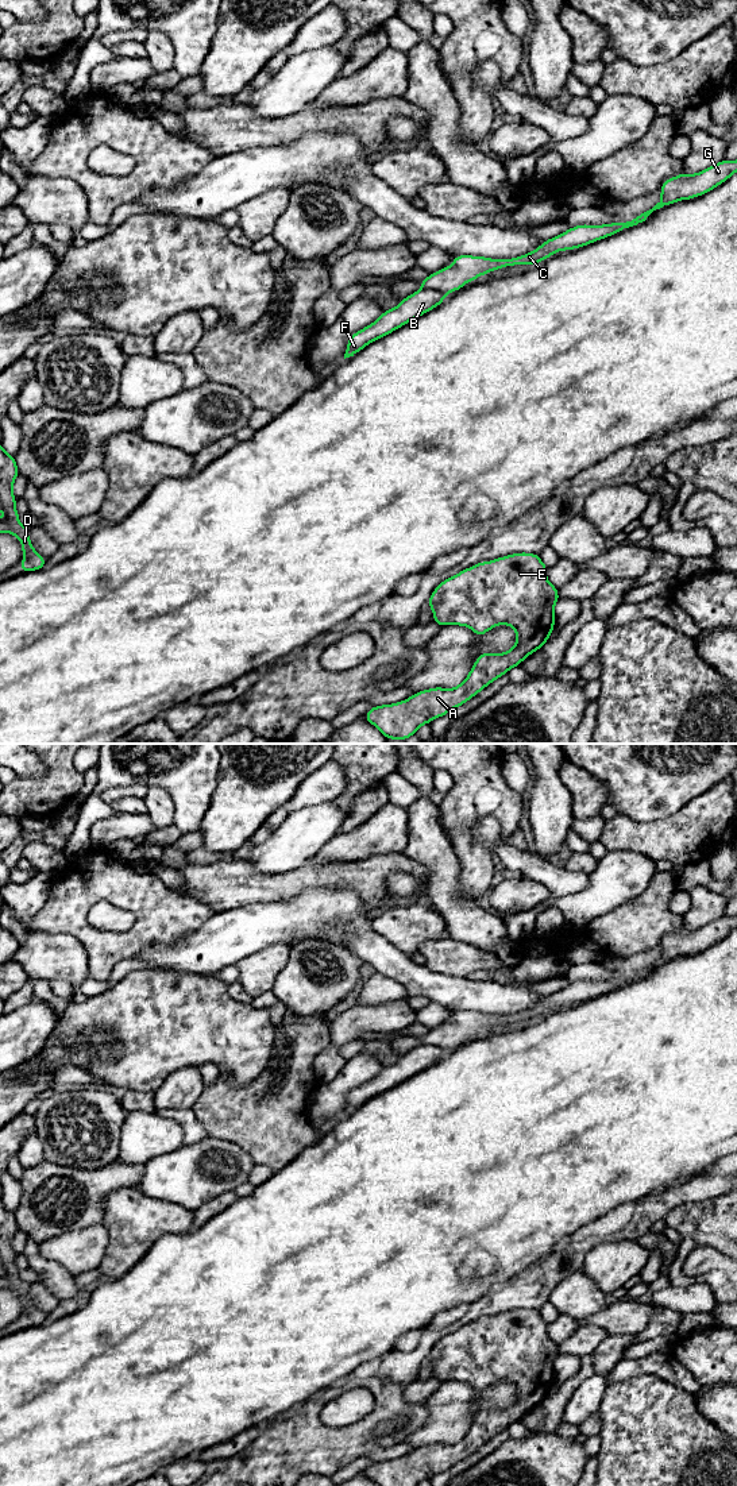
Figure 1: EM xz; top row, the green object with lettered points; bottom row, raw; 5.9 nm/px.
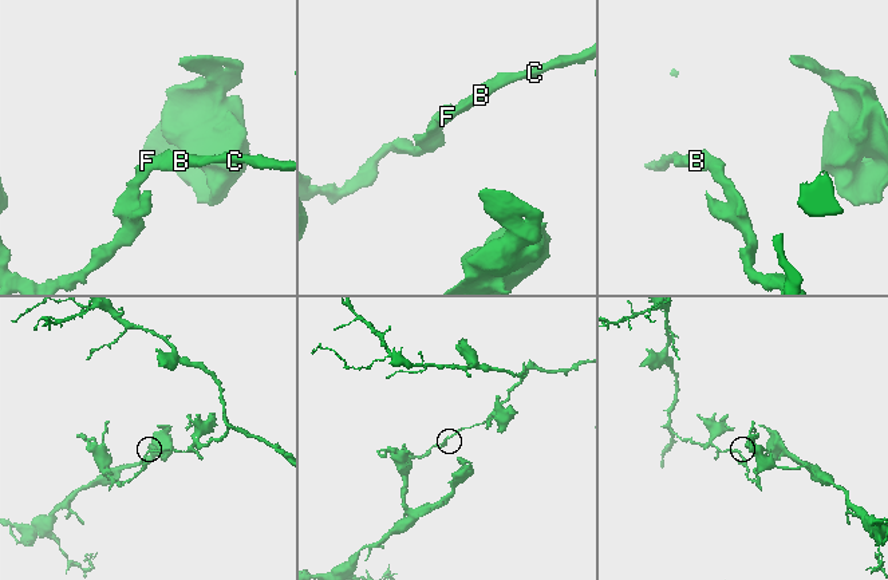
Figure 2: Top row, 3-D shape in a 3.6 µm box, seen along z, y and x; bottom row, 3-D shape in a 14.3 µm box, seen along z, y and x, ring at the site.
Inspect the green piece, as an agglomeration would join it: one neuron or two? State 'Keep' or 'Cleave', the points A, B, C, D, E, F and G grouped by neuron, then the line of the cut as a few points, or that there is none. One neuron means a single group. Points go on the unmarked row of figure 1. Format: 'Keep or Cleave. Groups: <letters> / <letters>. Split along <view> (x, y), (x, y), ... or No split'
Cleave. Groups: A B D E F / C G. Split along xz (423, 1042), (438, 1045), (444, 1050)

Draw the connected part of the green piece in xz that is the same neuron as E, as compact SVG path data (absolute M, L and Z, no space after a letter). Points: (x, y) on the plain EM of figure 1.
M520 1308L476 1319L444 1335L432 1347L427 1359L433 1366L433 1378L440 1382L467 1382L478 1393L505 1379L516 1386L516 1401L505 1409L479 1410L467 1433L454 1444L433 1443L393 1460L374 1462L364 1470L364 1475L378 1486L418 1486L420 1482L464 1460L509 1425L518 1423L529 1410L541 1405L555 1385L555 1360L560 1355L557 1343L547 1335L547 1327L548 1323L537 1309Z

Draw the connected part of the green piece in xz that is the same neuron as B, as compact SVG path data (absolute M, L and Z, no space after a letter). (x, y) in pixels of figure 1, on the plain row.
M421 1043L400 1060L383 1069L370 1081L351 1091L347 1099L344 1115L354 1112L370 1099L394 1088L412 1076L435 1065L445 1055L445 1050L429 1043Z

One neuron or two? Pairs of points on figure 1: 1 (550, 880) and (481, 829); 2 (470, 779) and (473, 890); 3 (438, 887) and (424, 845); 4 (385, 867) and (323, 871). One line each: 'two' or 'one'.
1: one
2: one
3: one
4: one

